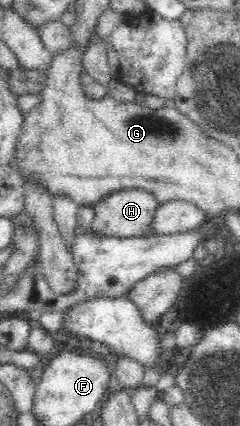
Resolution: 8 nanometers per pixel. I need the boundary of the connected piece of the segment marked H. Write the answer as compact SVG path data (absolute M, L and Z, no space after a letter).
M121 189L91 204L94 218L89 229L111 237L141 237L148 231L159 201L143 189Z

